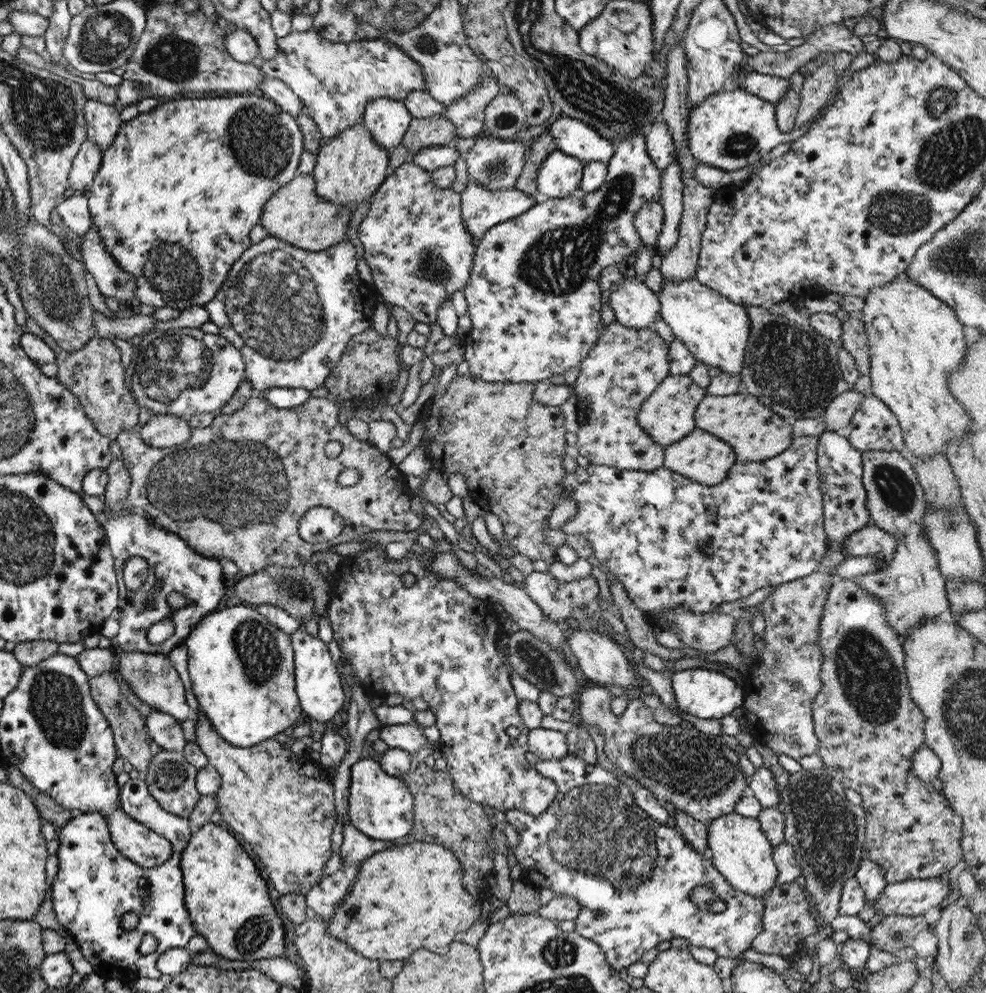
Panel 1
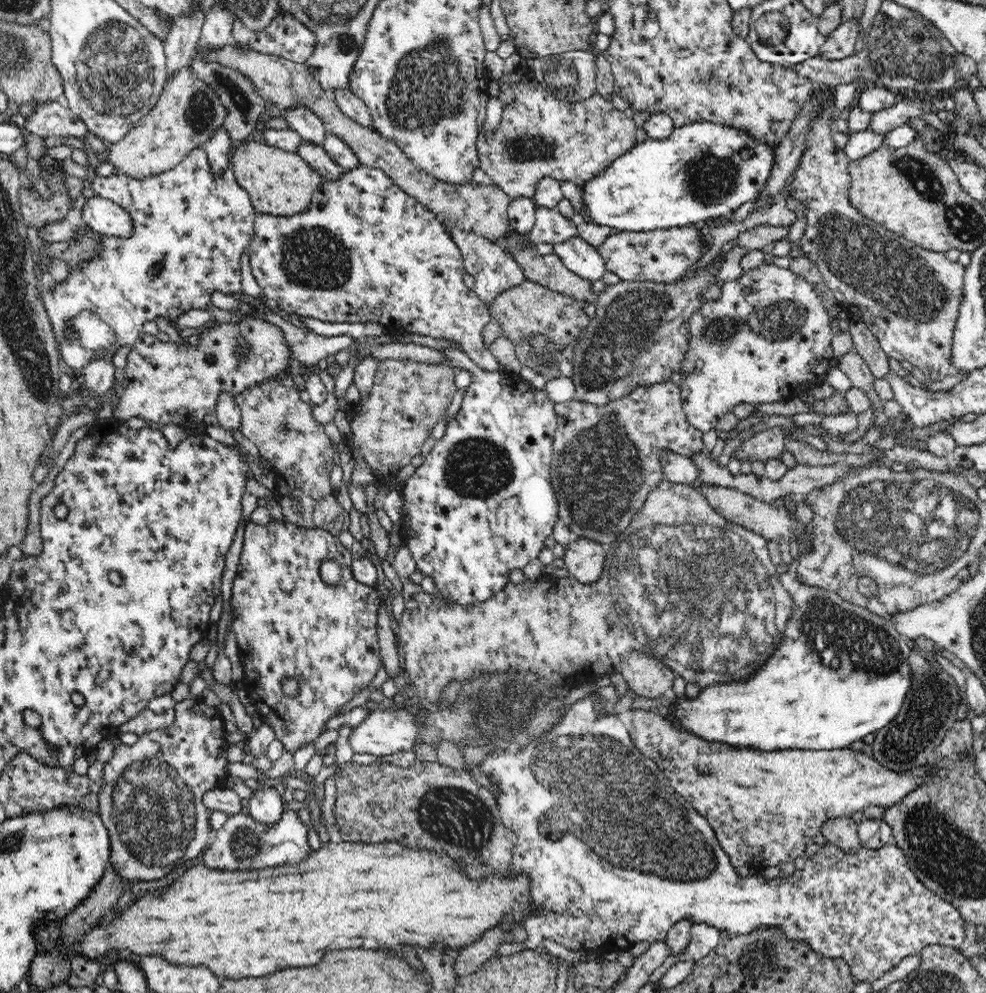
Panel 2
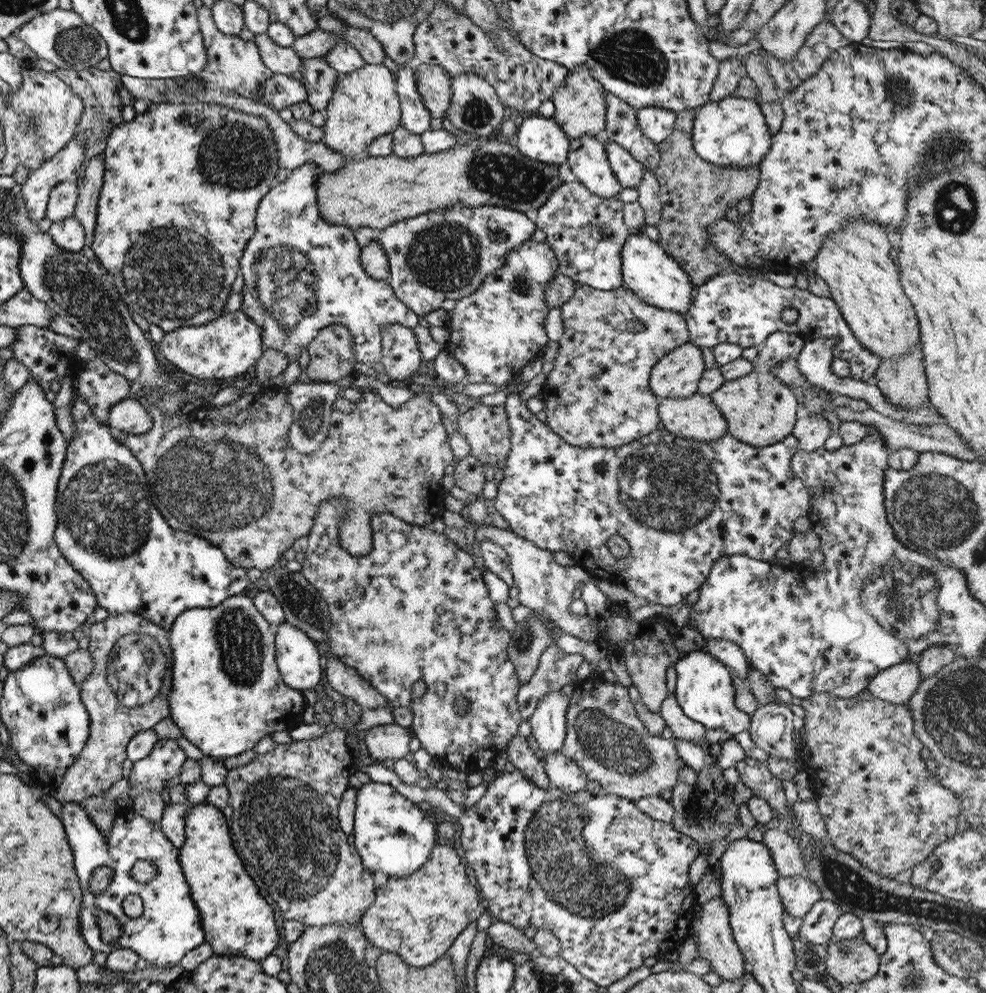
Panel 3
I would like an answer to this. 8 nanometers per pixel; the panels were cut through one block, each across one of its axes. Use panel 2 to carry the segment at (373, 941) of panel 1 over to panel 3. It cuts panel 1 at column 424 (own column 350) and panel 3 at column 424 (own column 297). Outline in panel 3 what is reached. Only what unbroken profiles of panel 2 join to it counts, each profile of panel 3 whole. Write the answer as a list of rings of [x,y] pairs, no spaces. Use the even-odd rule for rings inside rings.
[[[438,842],[413,874],[405,878],[387,878],[386,883],[375,891],[374,901],[363,910],[358,922],[368,944],[383,952],[397,954],[406,966],[414,968],[430,966],[433,960],[443,956],[457,934],[484,912],[476,886],[467,879],[464,864],[453,842]]]

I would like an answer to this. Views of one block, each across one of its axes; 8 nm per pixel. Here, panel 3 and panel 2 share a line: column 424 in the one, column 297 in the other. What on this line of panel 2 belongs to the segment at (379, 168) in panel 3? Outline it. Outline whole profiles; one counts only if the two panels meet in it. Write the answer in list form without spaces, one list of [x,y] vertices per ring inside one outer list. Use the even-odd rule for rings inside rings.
[[[265,141],[242,142],[232,156],[236,182],[248,192],[253,208],[259,215],[291,216],[306,211],[314,191],[323,181],[298,152],[288,152]]]

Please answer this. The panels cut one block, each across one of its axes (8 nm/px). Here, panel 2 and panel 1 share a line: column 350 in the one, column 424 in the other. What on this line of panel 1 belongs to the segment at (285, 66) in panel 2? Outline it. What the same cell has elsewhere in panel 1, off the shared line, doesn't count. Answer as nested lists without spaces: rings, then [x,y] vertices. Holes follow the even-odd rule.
[[[443,114],[431,118],[410,117],[410,123],[402,136],[402,145],[409,152],[418,152],[426,146],[451,144],[455,138],[455,127]]]

